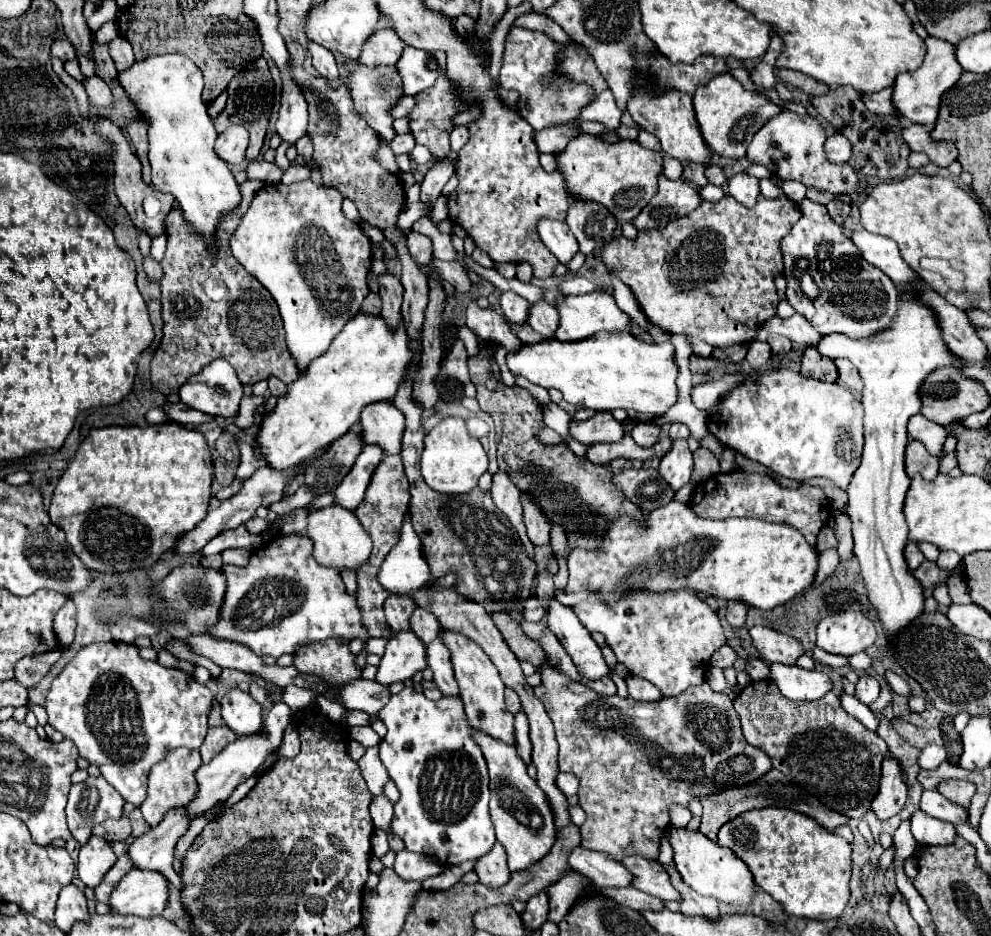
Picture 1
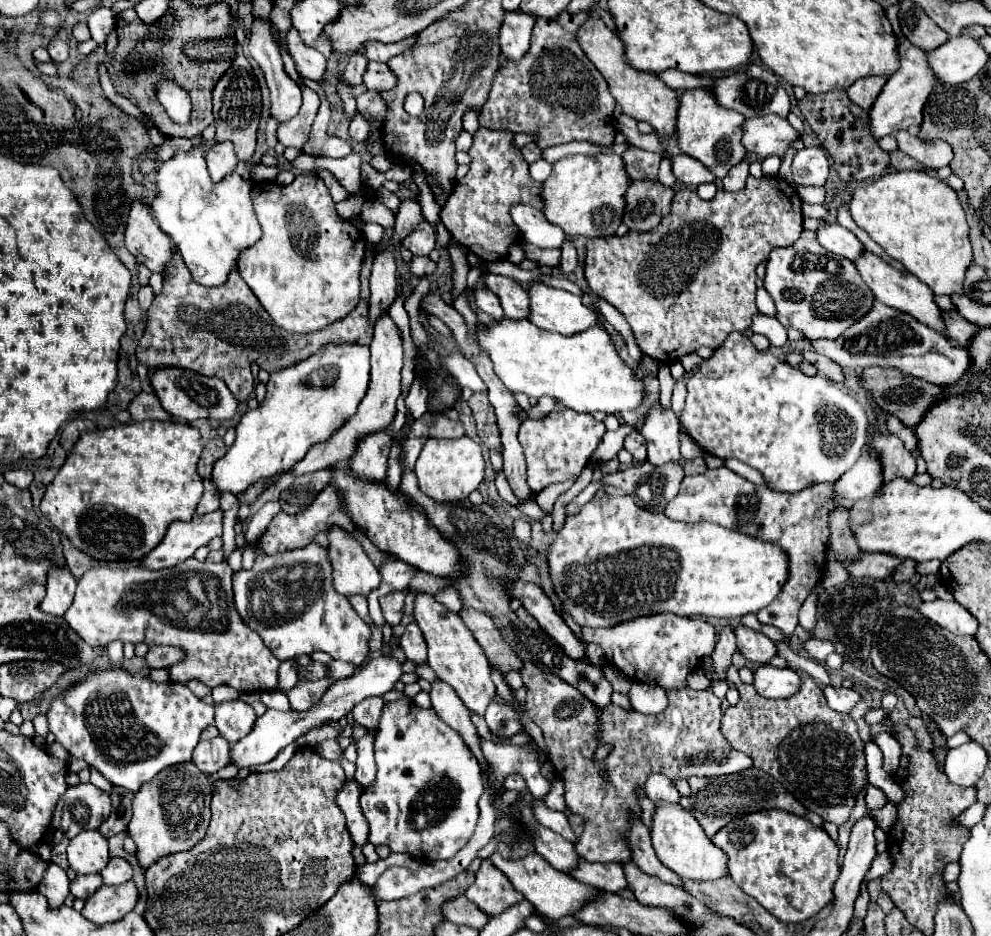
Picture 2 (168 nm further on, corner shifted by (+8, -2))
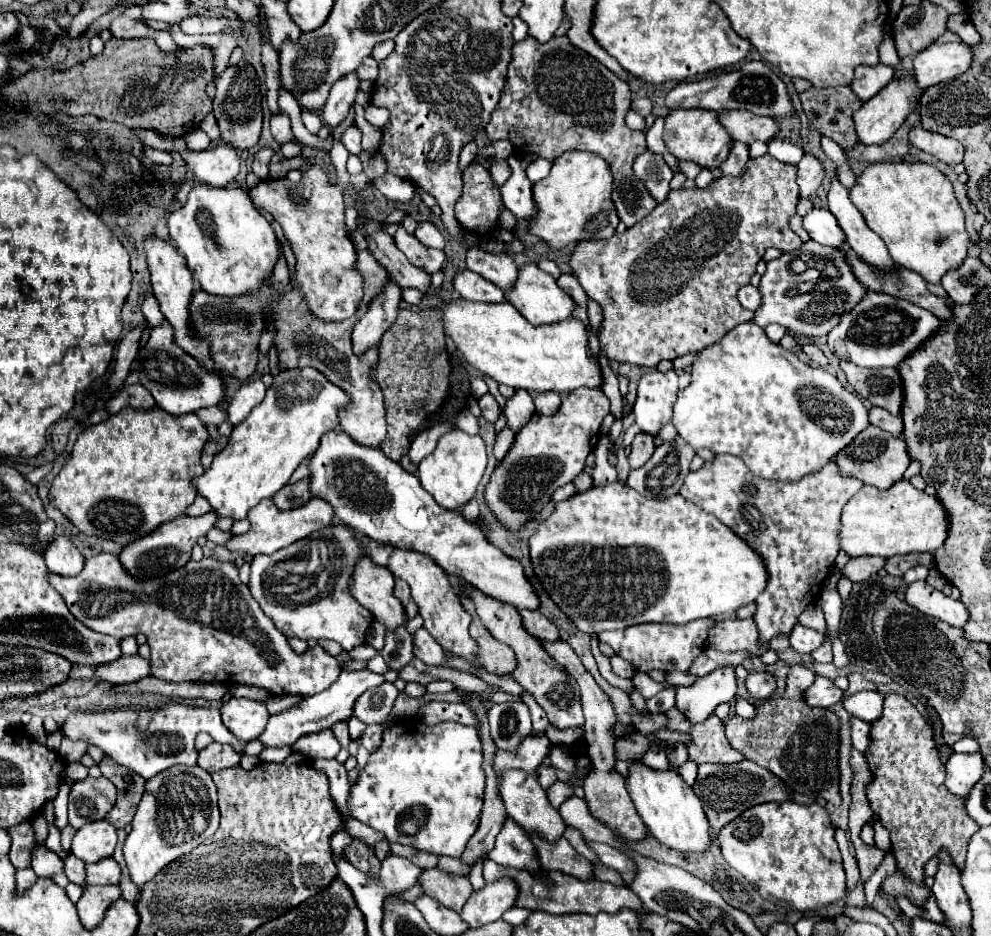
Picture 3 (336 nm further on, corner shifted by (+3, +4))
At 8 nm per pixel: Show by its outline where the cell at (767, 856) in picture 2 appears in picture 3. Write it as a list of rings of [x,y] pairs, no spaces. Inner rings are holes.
[[[784,801],[754,805],[718,833],[718,845],[728,865],[736,869],[750,885],[754,885],[758,893],[770,903],[796,911],[814,911],[846,897],[846,875],[842,867],[842,855],[834,839],[834,827],[826,809],[818,803],[798,805],[794,801]]]

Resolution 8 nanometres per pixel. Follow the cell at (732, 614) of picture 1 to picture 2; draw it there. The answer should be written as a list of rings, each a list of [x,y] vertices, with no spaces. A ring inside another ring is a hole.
[[[723,627],[719,633],[719,643],[715,647],[715,651],[711,653],[713,659],[713,671],[715,677],[713,679],[725,679],[725,669],[731,665],[731,655],[735,653],[737,643],[735,643],[735,633],[733,627]]]

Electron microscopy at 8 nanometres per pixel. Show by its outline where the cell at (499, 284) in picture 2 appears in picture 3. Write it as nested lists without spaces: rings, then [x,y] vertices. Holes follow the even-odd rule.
[[[482,247],[466,251],[466,267],[504,291],[512,289],[512,281],[516,281],[518,275],[518,267],[508,253],[490,253]]]

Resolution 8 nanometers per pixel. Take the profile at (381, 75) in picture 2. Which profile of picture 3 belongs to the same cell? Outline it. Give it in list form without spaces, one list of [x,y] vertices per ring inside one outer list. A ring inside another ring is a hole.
[[[372,57],[364,59],[364,63],[356,69],[356,75],[358,75],[360,81],[376,81],[376,75],[378,75],[378,63],[376,63]]]

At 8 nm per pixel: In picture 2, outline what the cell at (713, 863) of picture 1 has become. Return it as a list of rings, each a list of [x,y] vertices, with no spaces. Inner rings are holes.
[[[659,805],[653,815],[653,829],[651,829],[651,841],[657,851],[659,861],[675,871],[681,879],[691,881],[717,881],[725,875],[729,875],[727,867],[727,855],[711,843],[711,839],[703,833],[697,819],[685,811],[681,805]]]

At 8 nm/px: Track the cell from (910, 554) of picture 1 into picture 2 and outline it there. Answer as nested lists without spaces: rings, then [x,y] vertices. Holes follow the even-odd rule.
[[[863,553],[857,565],[849,567],[851,577],[873,577],[873,579],[887,579],[893,571],[903,563],[901,557],[889,553]]]

